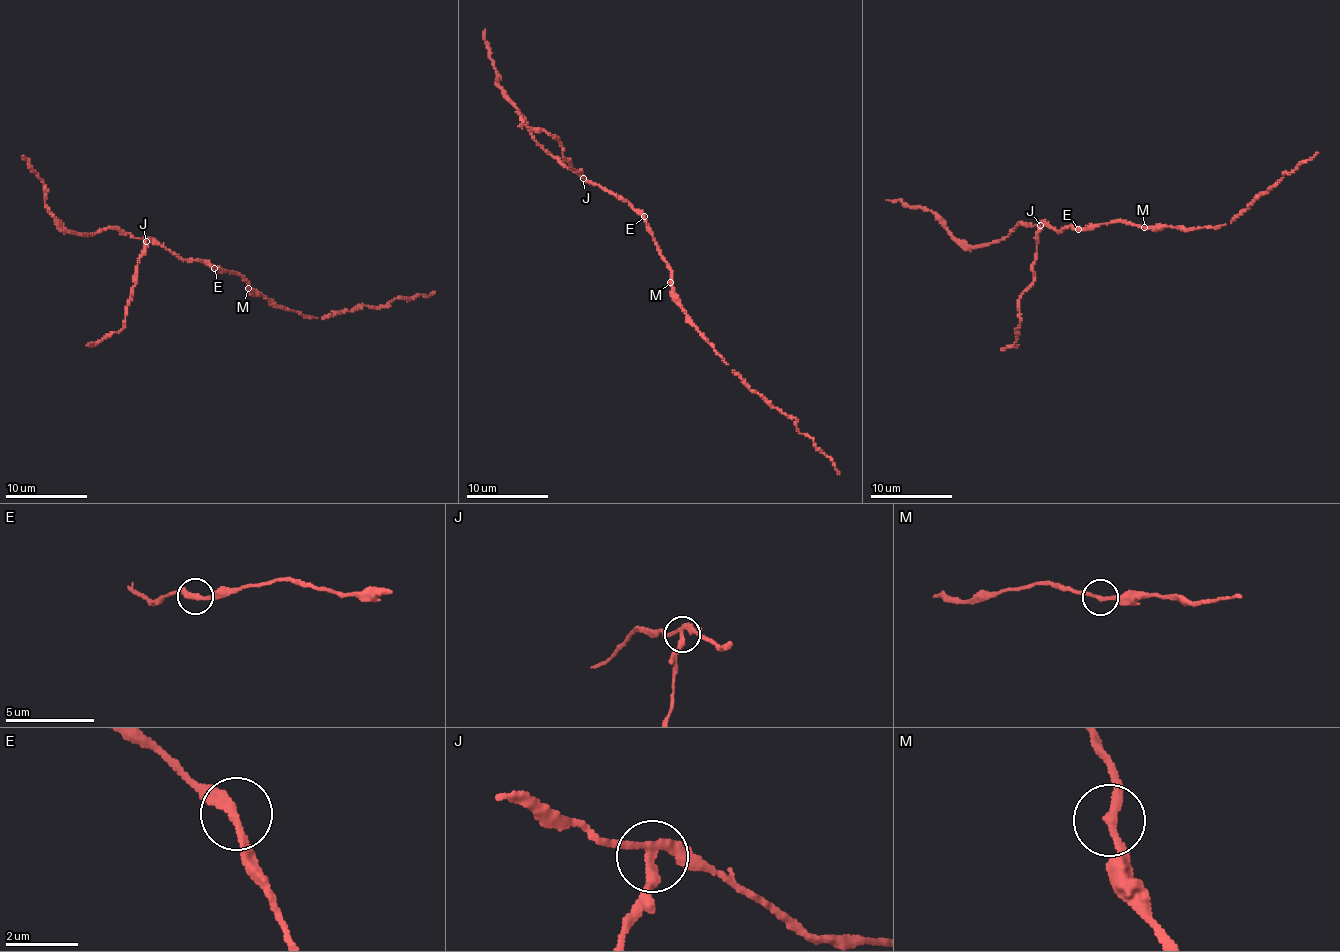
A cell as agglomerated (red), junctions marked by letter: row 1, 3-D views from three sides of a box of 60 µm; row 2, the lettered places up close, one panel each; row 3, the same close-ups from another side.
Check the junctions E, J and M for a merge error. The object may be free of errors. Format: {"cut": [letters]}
{"cut": ["J"]}

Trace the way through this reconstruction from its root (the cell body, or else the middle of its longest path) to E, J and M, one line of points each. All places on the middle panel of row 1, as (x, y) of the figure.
E: (653, 234), (644, 216)
J: (653, 234), (646, 220), (626, 201), (583, 177)
M: (653, 234), (657, 250), (670, 270), (670, 282)

